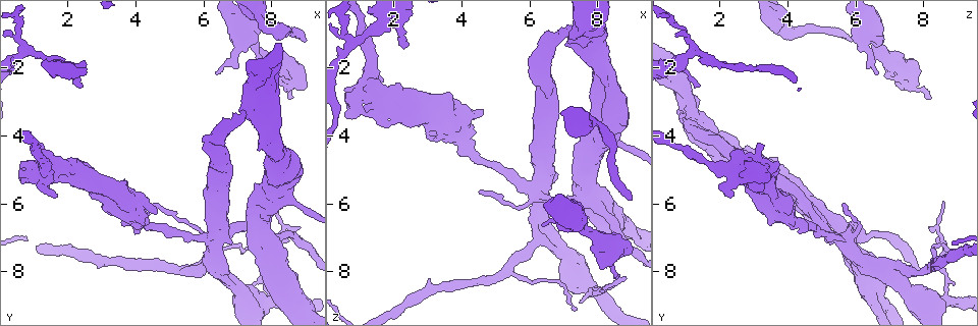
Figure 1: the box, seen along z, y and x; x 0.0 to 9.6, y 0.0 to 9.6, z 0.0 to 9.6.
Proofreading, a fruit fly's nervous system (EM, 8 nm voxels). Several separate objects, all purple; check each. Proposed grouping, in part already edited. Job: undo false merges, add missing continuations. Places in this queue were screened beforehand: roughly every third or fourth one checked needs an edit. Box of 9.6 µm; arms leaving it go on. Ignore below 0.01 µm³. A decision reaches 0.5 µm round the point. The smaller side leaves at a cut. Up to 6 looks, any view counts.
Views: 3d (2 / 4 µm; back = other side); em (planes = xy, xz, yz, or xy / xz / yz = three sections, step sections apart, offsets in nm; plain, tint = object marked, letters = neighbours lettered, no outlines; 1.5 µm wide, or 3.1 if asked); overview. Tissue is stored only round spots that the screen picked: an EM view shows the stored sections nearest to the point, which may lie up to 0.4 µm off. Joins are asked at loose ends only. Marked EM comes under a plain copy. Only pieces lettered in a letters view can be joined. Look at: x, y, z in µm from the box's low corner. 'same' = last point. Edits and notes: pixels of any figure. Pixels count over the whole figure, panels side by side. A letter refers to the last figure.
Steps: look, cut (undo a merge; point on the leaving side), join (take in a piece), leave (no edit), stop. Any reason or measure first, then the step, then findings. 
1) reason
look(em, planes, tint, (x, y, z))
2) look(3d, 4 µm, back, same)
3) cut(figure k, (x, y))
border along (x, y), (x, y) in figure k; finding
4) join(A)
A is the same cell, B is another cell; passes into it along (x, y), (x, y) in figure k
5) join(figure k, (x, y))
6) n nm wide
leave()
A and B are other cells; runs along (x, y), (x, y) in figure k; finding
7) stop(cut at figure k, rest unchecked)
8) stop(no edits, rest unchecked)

thin end
look(3d, 2 µm, back, (8.50, 2.80, 8.20))

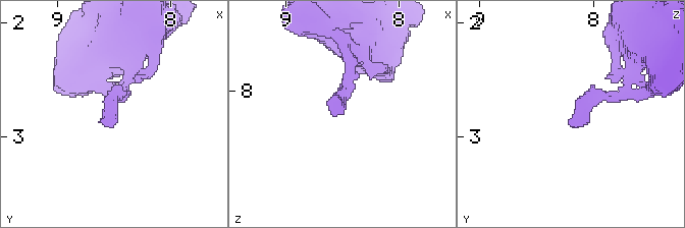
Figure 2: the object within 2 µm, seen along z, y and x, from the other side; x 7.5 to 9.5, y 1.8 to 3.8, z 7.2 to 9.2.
look(em, planes, letters, (8.58, 2.86, 8.24))

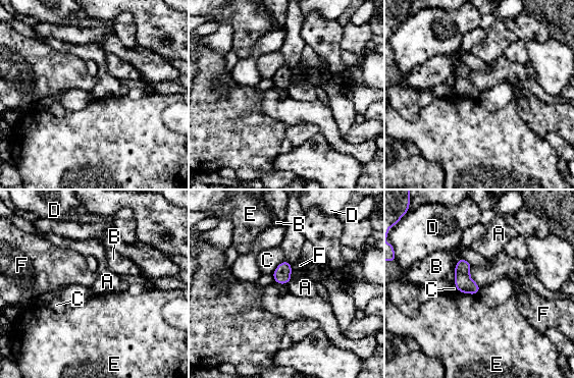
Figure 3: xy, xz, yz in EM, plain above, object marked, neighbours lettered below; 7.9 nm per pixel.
leave()
A, B, C, D, E and F are other cells; no lettered piece goes on from it

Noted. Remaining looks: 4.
looks like a crossing
look(3d, 2 µm, back, (6.30, 7.05, 5.60))

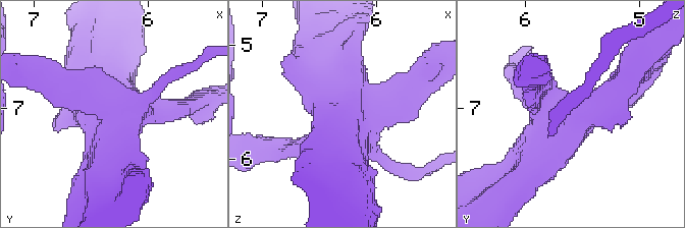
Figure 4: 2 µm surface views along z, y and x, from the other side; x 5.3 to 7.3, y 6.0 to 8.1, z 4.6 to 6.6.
need the tissue
look(em, planes, letters, (6.26, 7.08, 5.54))

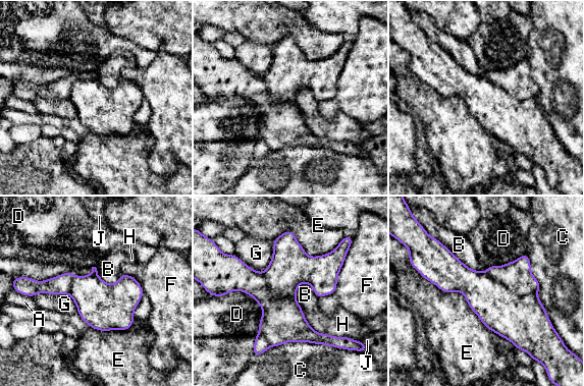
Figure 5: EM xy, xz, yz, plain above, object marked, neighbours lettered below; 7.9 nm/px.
cut(figure 5, (282, 321))
A, B, C, D, E, F, G, H and J are other cells; border along (262, 273), (271, 297), (295, 298) in figure 5; a second neuron is stuck on

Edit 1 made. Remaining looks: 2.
free end
look(3d, 2 µm, (2.45, 2.55, 1.30))

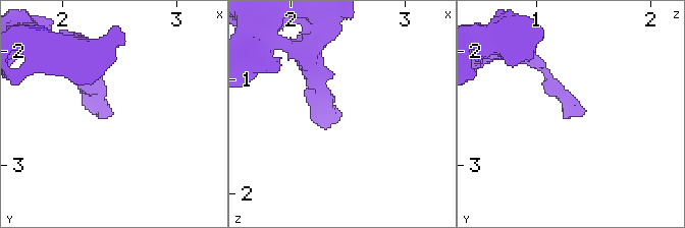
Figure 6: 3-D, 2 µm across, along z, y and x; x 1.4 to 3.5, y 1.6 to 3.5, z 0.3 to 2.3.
look(em, planes, letters, (2.42, 2.56, 1.32))

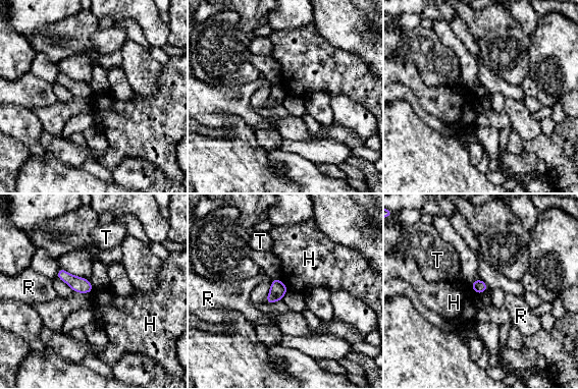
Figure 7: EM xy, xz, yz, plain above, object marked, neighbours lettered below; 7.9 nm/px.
100 nm wide
leave()
H, R and T are other cells; no lettered piece goes on from it

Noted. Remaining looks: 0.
stop(cut at figure 5, rest unchecked)

